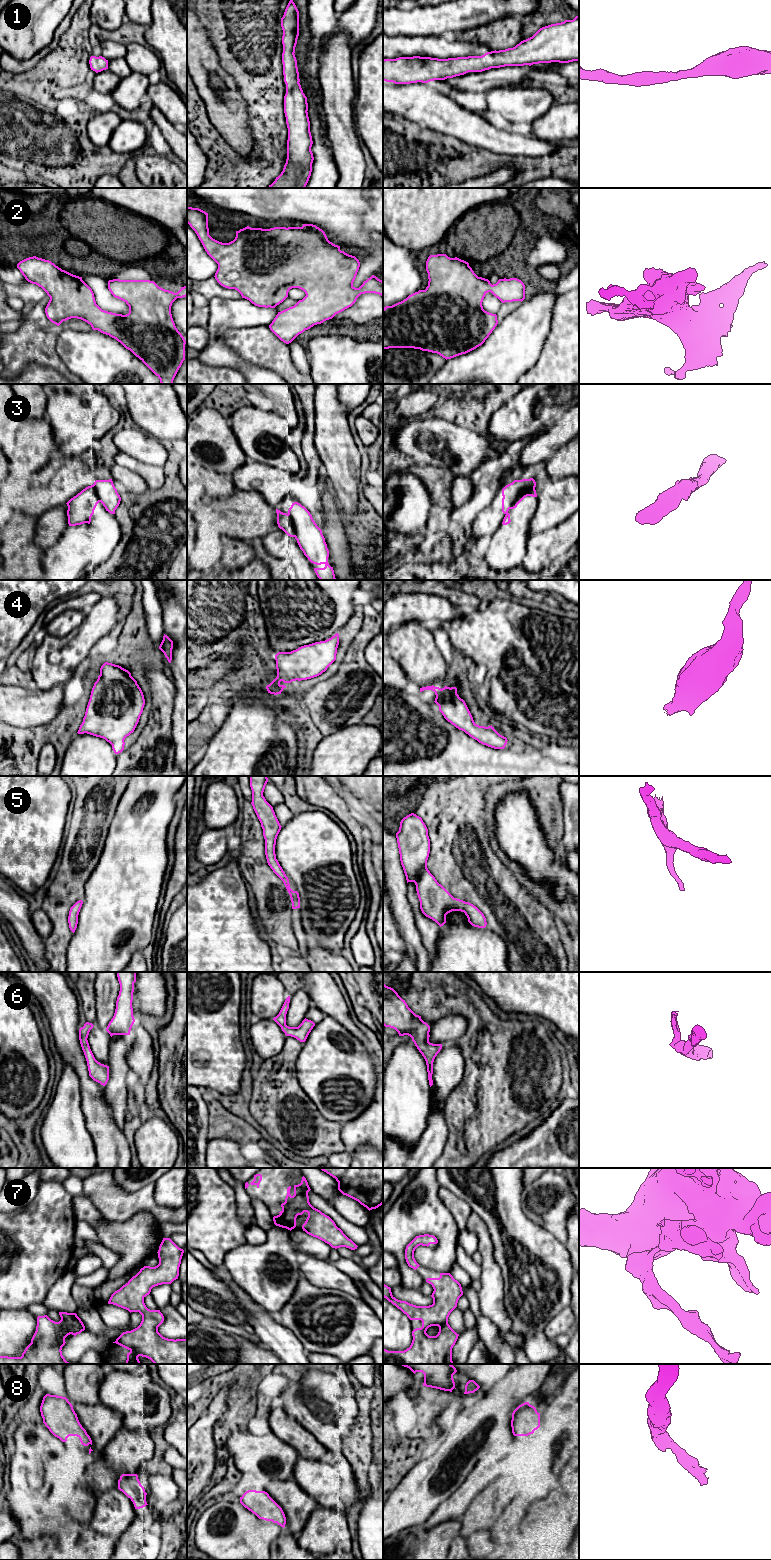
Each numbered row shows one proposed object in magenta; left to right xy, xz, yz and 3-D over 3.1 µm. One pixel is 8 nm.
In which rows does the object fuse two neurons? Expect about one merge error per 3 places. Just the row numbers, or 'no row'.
no row

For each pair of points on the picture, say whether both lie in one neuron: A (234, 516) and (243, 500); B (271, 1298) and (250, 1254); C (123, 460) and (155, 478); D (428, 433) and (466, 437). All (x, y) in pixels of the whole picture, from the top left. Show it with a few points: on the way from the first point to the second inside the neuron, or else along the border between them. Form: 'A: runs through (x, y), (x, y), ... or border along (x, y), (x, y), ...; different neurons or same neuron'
A: runs through (238, 512), (243, 507), (243, 504); same neuron
B: runs through (260, 1290), (257, 1283), (257, 1275), (251, 1266); same neuron
C: runs through (131, 464), (147, 472); same neuron
D: runs through (437, 435), (457, 437); same neuron

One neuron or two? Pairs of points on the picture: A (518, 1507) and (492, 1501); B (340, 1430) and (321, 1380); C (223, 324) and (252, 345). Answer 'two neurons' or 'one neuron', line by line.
A: two neurons
B: one neuron
C: two neurons

